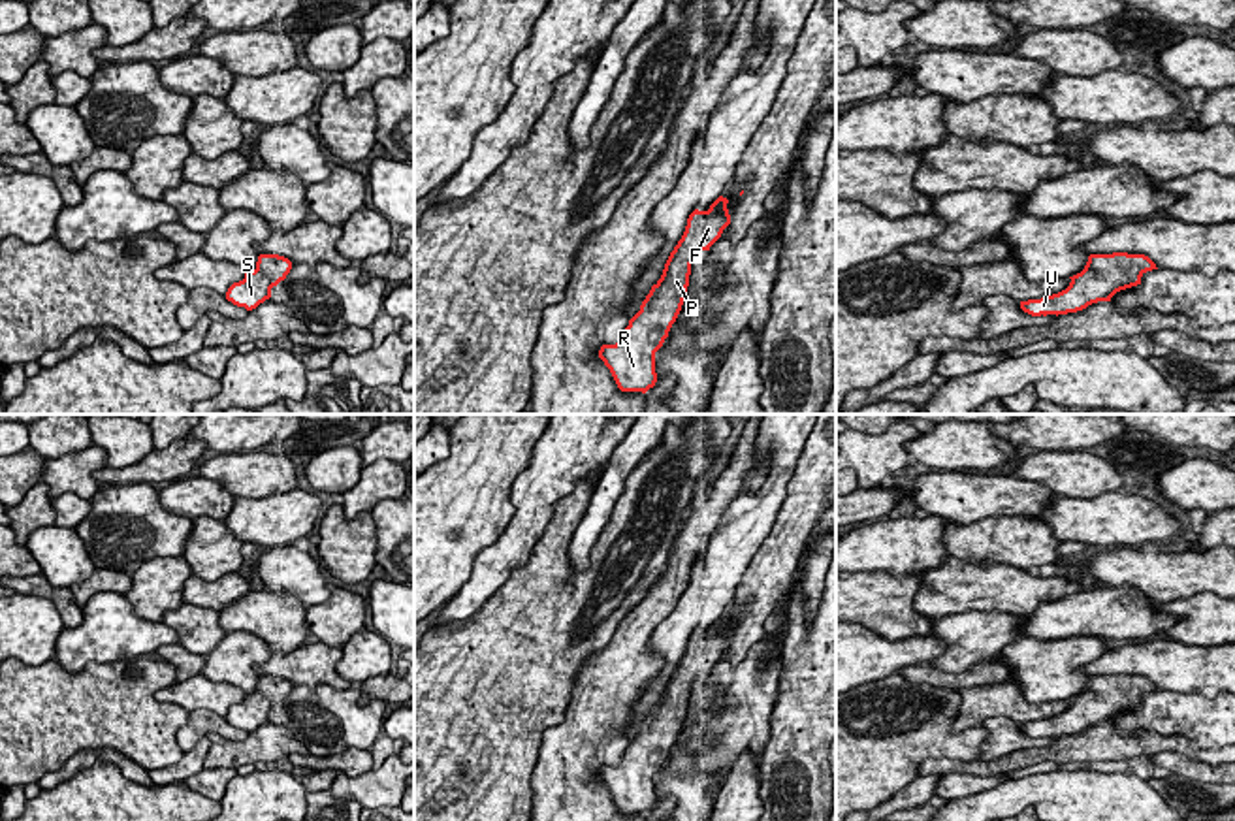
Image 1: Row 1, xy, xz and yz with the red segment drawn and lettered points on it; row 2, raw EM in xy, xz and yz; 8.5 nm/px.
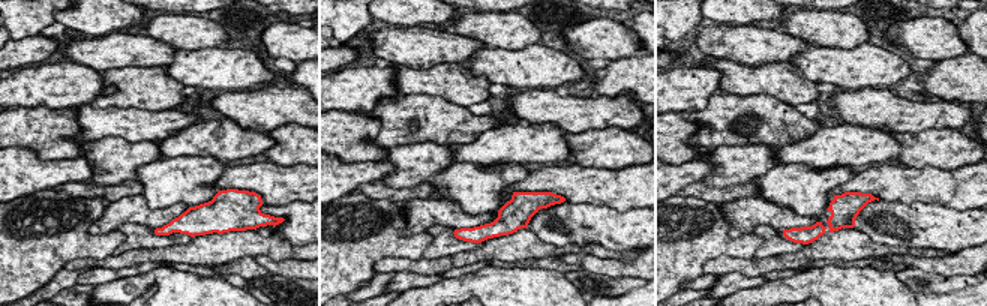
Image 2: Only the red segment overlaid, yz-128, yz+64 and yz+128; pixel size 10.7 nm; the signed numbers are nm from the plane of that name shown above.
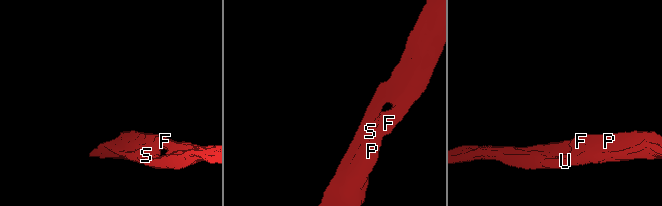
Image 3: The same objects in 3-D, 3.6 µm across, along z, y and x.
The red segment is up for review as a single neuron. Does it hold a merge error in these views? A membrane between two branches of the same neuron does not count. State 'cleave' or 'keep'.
keep

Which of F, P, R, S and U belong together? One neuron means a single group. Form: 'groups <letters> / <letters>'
groups F P R S U

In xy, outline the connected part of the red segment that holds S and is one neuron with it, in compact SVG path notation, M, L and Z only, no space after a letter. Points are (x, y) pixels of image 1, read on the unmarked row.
M260 676L256 691L245 695L245 700L233 704L226 721L247 732L256 731L260 725L271 719L271 710L277 708L292 691L292 684L279 676Z

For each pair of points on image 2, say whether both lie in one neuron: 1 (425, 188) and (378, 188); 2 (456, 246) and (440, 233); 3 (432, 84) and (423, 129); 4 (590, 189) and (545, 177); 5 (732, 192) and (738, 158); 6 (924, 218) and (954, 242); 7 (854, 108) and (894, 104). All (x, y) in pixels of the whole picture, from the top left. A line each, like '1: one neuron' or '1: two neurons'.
1: one neuron
2: one neuron
3: two neurons
4: one neuron
5: two neurons
6: one neuron
7: one neuron

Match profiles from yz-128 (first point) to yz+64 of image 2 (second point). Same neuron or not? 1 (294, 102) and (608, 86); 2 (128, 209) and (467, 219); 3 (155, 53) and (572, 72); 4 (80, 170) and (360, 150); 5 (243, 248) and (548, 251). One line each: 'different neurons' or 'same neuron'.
1: different neurons
2: same neuron
3: different neurons
4: different neurons
5: same neuron

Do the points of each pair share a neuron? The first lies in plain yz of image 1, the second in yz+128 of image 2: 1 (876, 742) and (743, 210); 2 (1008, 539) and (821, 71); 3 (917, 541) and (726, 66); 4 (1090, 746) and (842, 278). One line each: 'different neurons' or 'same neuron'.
1: different neurons
2: different neurons
3: different neurons
4: different neurons

